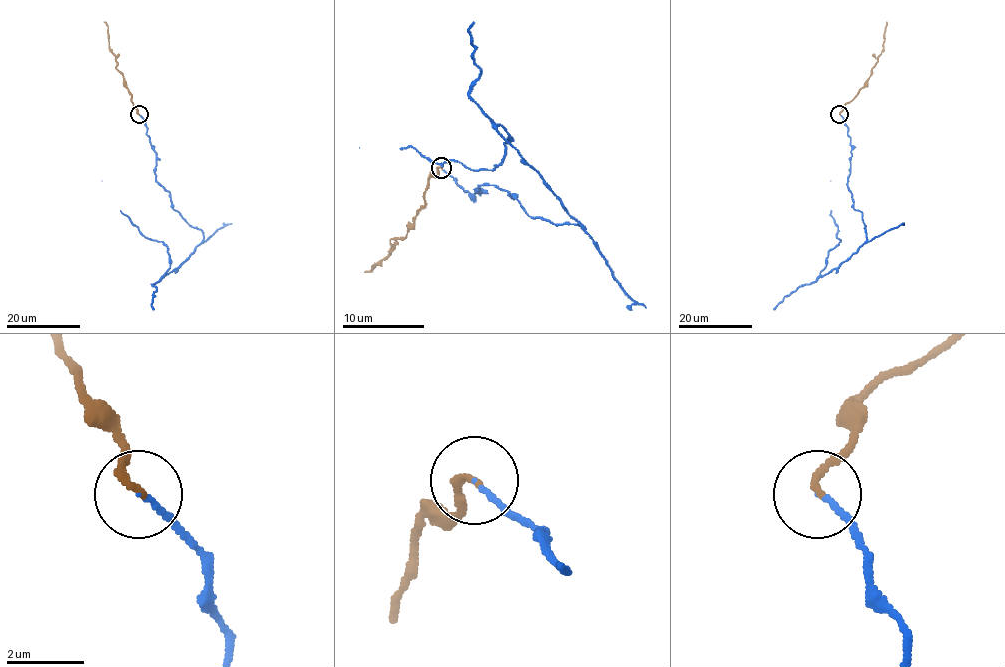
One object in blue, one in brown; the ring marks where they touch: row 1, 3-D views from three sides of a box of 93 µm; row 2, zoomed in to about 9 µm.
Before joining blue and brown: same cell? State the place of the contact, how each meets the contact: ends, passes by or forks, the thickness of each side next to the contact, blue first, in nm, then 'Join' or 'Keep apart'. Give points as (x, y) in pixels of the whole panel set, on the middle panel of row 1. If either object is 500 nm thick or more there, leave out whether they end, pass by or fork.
Place: (441, 168). At the ring blue ends. At the ring brown ends. Thickness 110 nm (blue) against 190 nm. Join

